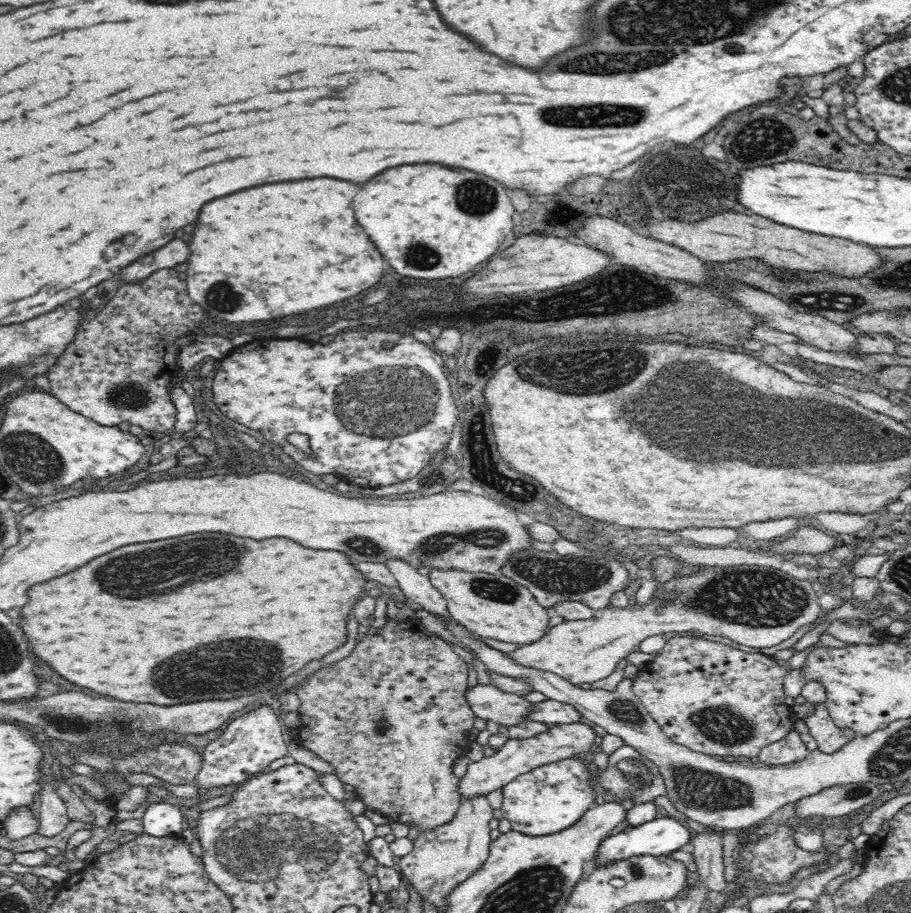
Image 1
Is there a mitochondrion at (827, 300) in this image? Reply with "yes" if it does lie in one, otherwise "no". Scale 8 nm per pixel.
yes

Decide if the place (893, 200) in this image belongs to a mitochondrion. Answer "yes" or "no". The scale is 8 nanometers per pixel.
no

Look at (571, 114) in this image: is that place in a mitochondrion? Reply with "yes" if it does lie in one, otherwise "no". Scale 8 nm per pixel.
yes

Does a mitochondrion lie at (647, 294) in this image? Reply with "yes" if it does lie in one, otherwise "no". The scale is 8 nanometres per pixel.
yes

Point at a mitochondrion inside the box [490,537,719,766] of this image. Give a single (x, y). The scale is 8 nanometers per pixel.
(551, 576)

